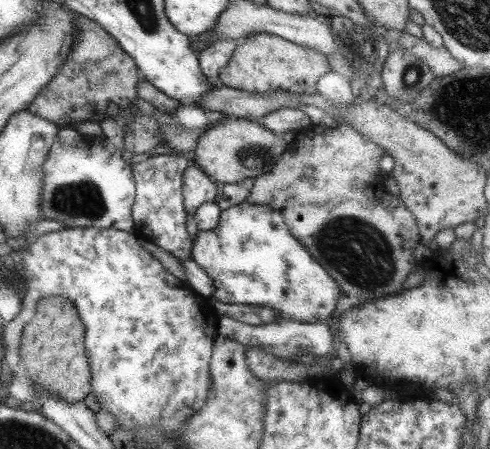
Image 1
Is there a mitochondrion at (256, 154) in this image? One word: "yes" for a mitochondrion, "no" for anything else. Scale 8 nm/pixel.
yes

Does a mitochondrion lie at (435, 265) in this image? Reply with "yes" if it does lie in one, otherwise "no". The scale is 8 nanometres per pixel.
no

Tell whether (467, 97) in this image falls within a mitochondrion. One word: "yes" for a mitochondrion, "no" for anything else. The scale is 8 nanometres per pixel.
no

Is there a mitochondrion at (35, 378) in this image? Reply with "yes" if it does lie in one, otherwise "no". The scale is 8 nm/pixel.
no

